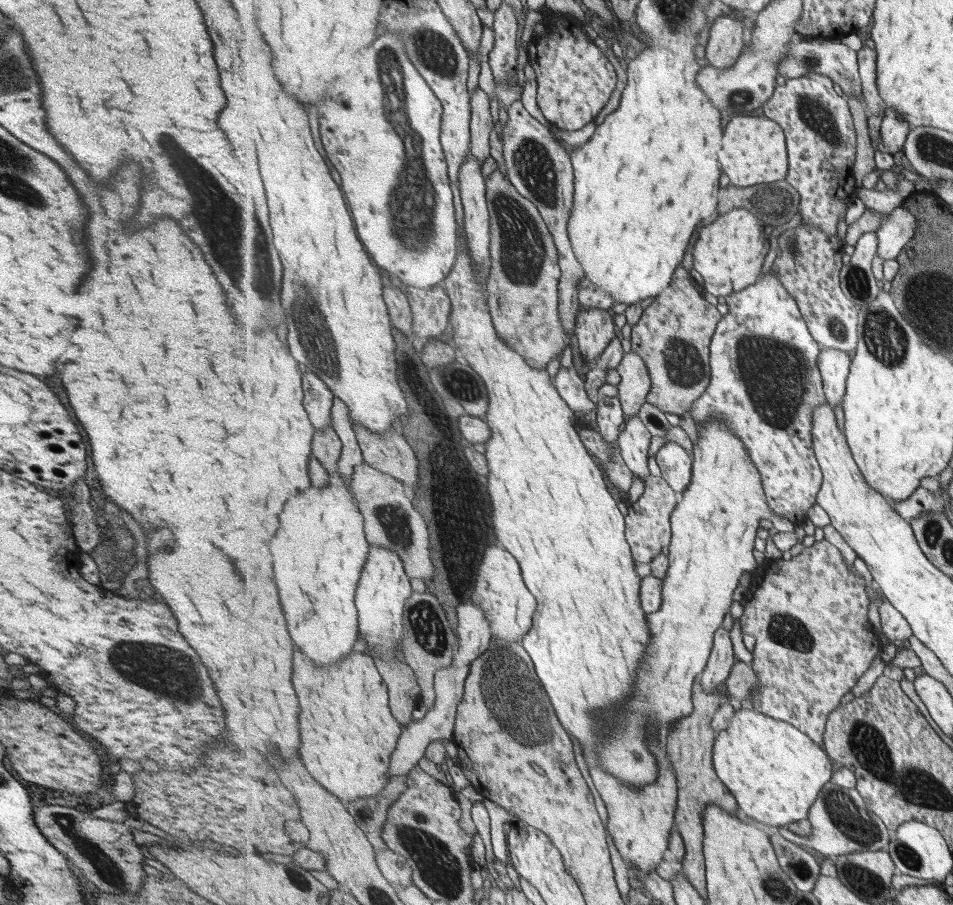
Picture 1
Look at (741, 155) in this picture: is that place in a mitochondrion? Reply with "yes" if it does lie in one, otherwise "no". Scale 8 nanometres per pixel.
no

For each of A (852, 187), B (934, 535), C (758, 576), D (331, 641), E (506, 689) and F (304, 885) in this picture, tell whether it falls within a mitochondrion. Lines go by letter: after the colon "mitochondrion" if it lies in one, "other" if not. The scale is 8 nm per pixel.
A: other
B: mitochondrion
C: other
D: other
E: mitochondrion
F: mitochondrion

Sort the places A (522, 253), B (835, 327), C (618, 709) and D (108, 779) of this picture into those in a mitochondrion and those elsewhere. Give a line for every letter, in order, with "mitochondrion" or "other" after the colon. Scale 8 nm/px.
A: mitochondrion
B: mitochondrion
C: other
D: other

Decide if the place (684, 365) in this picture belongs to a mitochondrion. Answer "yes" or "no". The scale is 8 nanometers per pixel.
yes

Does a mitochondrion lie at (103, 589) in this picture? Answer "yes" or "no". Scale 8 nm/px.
no

